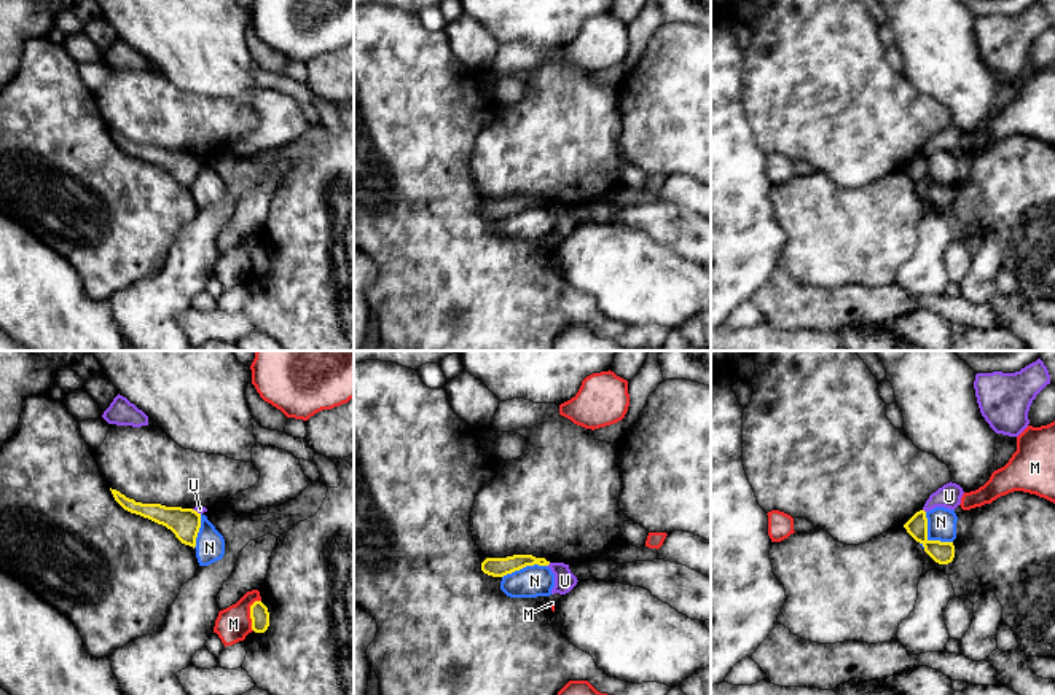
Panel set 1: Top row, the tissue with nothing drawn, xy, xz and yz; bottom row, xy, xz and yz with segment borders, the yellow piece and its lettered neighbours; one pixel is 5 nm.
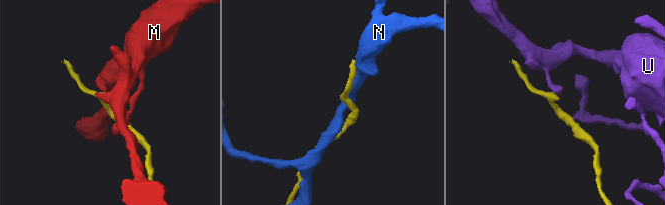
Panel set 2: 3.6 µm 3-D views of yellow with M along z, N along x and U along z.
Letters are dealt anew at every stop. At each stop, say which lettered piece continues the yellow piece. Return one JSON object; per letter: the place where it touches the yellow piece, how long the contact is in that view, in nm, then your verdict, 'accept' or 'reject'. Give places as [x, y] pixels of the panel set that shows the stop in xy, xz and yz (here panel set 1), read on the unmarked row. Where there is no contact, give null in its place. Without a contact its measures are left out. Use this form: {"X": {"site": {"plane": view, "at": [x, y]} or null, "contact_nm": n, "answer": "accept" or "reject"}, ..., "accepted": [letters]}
{"M": {"site": {"plane": "xy", "at": [251, 257]}, "contact_nm": 170, "answer": "reject"}, "N": {"site": {"plane": "yz", "at": [926, 180]}, "contact_nm": 220, "answer": "reject"}, "U": {"site": {"plane": "xy", "at": [195, 153]}, "contact_nm": 50, "answer": "reject"}, "accepted": []}

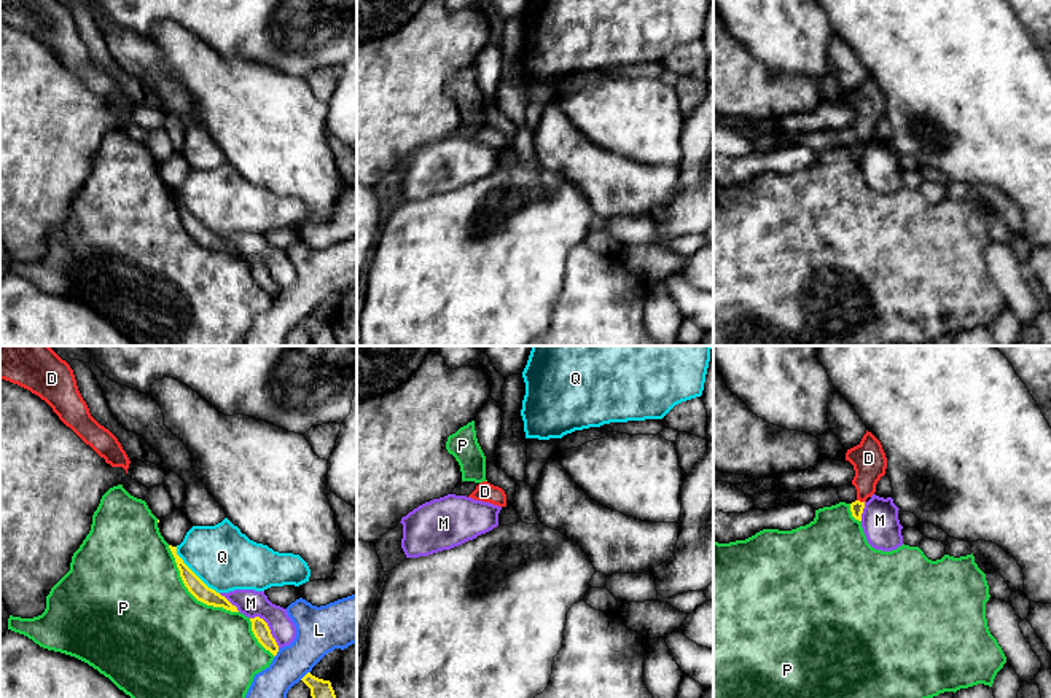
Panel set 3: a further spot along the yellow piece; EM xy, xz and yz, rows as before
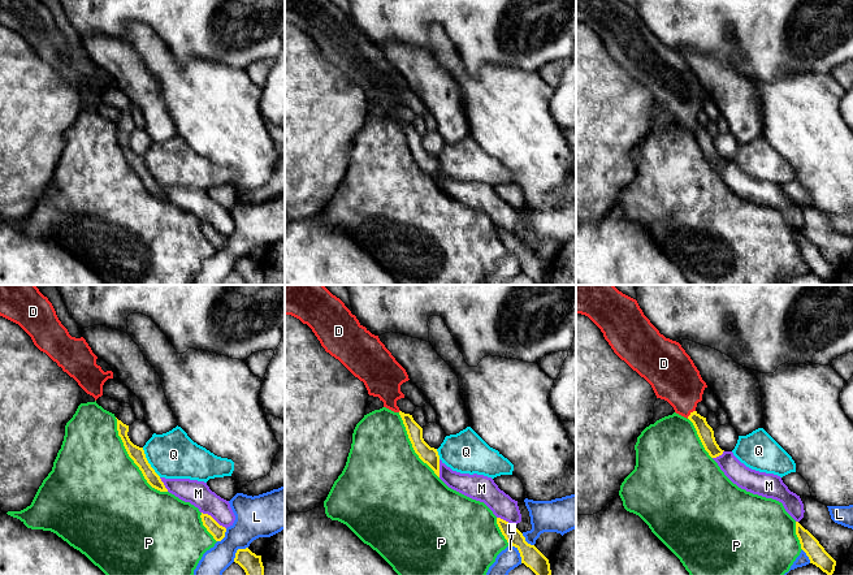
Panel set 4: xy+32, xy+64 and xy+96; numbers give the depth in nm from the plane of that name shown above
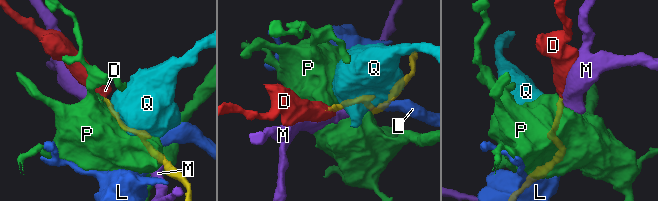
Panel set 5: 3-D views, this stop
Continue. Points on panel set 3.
{"D": {"site": {"plane": "yz", "at": [859, 144]}, "contact_nm": 40, "answer": "accept"}, "L": {"site": {"plane": "xy", "at": [306, 317]}, "contact_nm": 70, "answer": "reject"}, "M": {"site": {"plane": "xy", "at": [268, 271]}, "contact_nm": 220, "answer": "reject"}, "P": {"site": {"plane": "xy", "at": [191, 236]}, "contact_nm": 500, "answer": "reject"}, "Q": {"site": {"plane": "xy", "at": [193, 215]}, "contact_nm": 320, "answer": "reject"}, "accepted": ["D"]}

